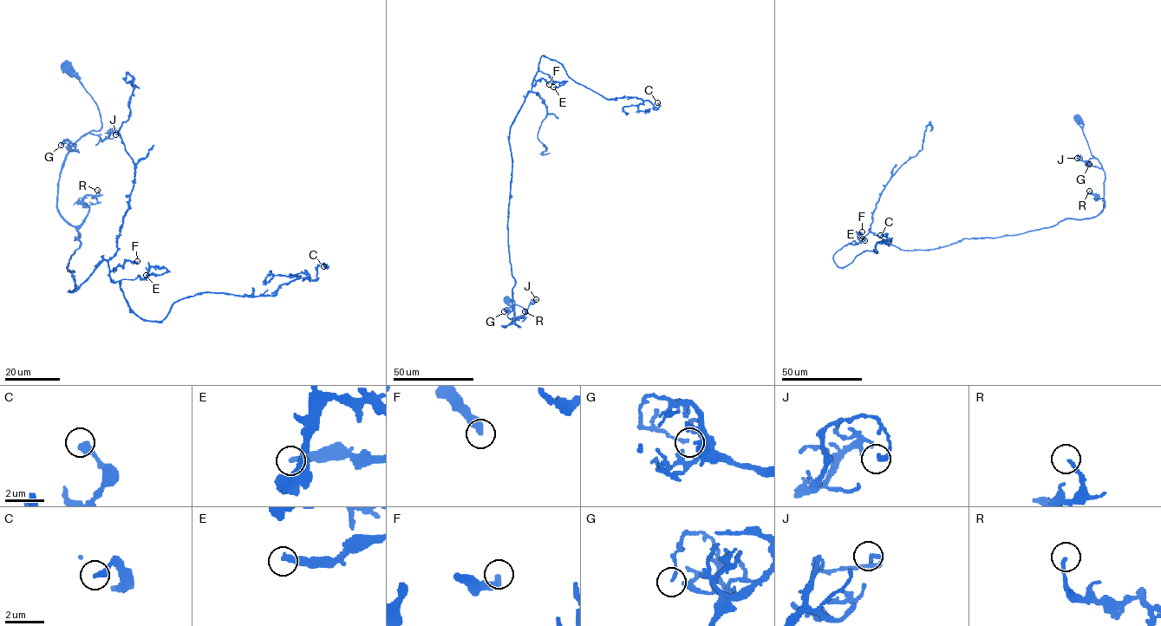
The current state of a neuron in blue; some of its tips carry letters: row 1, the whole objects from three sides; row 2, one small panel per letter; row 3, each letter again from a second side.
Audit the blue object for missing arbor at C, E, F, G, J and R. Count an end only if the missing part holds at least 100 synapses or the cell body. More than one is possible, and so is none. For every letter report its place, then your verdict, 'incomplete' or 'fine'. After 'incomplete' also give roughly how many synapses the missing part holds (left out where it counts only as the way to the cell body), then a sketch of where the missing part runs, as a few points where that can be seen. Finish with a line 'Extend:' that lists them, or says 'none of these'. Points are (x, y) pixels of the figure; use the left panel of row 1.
C: at (323, 266); fine
E: at (146, 275); fine
F: at (137, 261); fine
G: at (61, 145); fine
J: at (115, 134); fine
R: at (97, 190); fine
Extend: none of these

